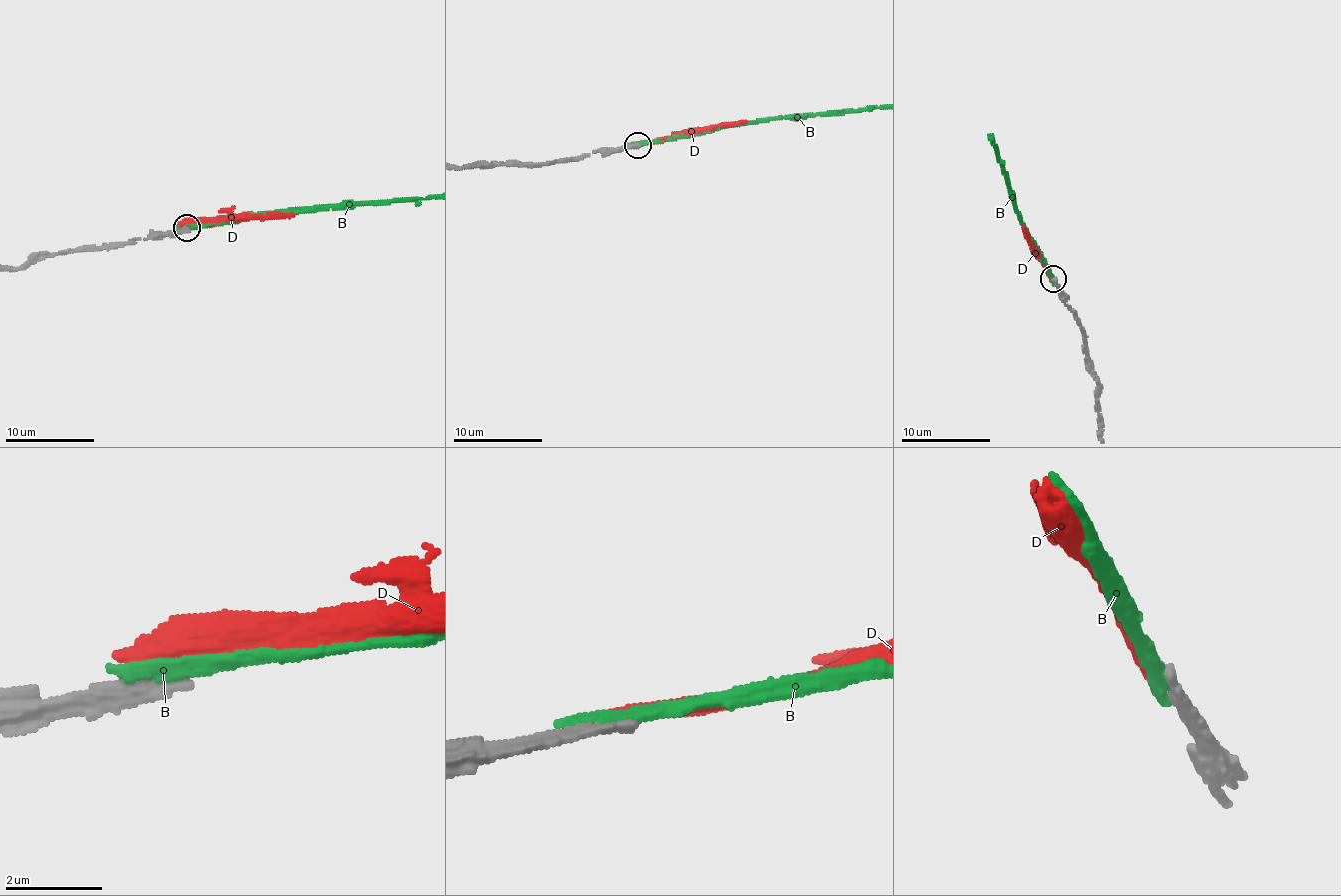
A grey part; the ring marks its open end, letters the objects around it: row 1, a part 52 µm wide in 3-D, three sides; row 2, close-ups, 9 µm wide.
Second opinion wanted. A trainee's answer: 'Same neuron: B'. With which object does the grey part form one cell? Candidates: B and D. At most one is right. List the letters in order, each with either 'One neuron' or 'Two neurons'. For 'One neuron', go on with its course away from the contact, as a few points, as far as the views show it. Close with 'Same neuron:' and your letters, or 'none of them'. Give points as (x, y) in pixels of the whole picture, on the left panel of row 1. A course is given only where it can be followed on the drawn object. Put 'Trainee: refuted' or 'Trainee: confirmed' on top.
Trainee: refuted
B: Two neurons
D: Two neurons
Same neuron: none of them

